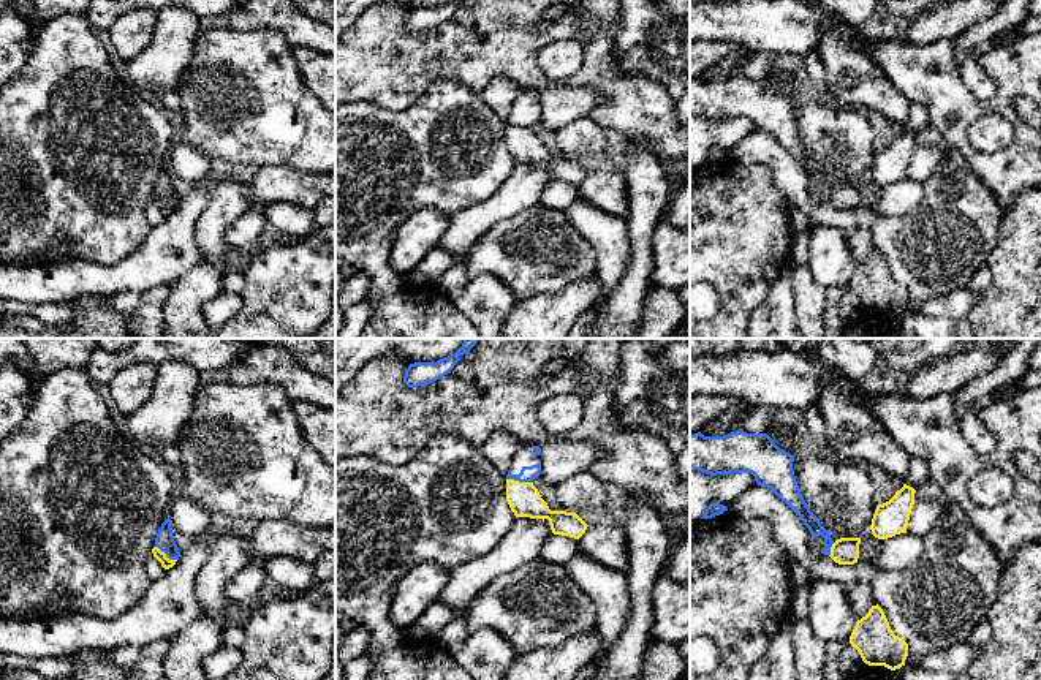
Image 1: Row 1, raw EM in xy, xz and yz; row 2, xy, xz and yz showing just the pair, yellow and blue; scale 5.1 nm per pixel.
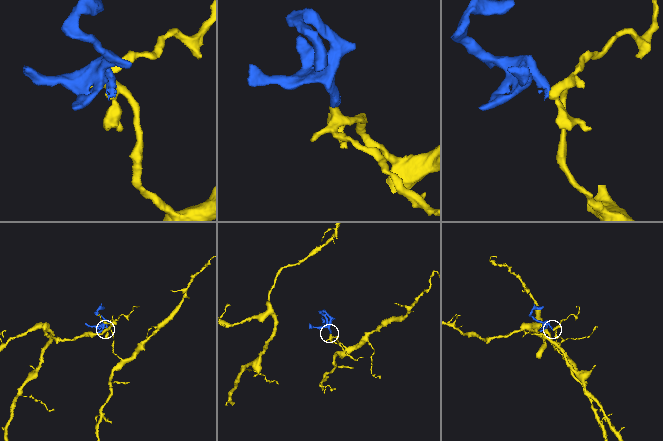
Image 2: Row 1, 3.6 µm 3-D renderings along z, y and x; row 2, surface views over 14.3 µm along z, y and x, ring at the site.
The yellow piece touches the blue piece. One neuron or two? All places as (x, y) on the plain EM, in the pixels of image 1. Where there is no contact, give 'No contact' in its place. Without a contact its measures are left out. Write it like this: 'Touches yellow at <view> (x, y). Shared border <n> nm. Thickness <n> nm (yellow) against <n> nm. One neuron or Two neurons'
Touches yellow at xy (165, 200). Shared border 140 nm. Thickness 60 nm (yellow) against 100 nm. Two neurons

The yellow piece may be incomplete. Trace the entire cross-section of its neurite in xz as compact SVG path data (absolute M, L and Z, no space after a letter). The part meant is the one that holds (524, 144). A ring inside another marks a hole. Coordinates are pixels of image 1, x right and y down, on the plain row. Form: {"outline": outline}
{"outline": "M506 125L506 147L516 163L547 164L554 180L579 185L589 172L576 158L551 157L533 128Z"}

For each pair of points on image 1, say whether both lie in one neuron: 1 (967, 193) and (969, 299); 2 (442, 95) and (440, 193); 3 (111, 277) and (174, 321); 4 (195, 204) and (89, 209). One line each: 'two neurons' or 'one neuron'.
1: two neurons
2: one neuron
3: two neurons
4: two neurons

